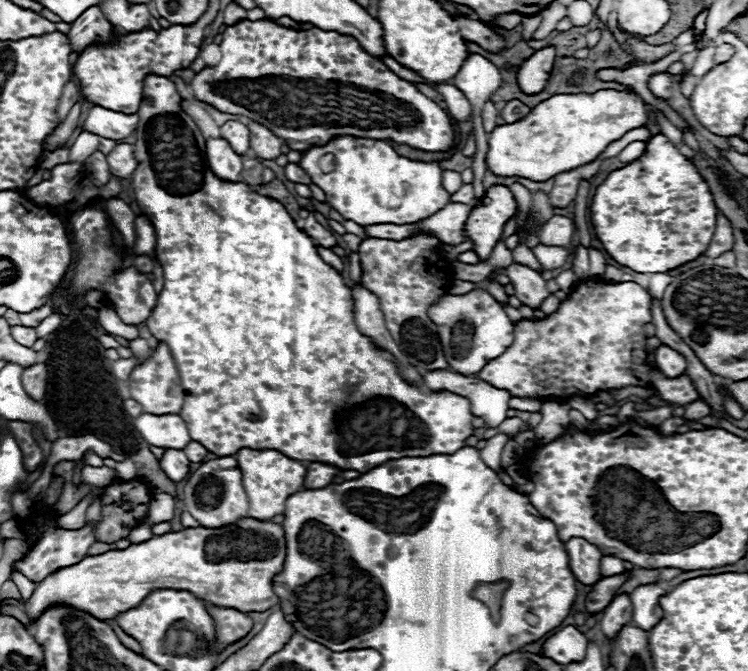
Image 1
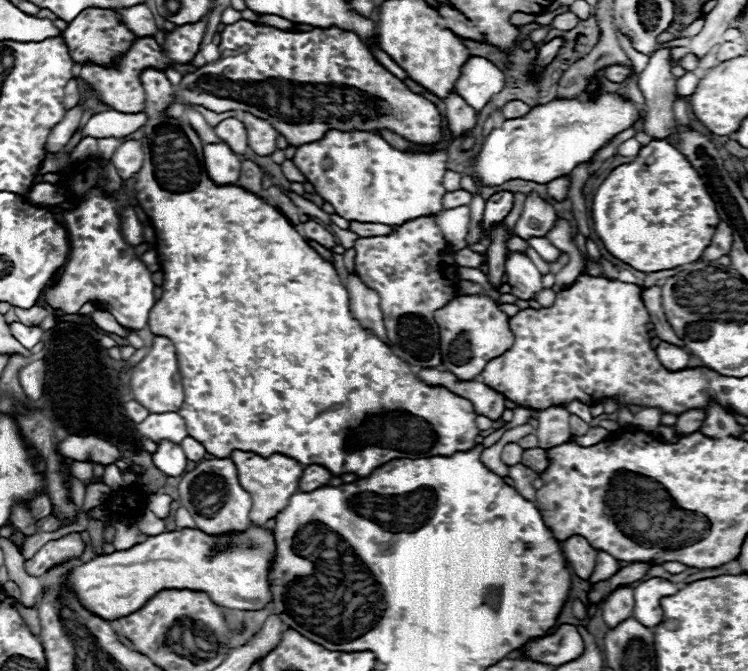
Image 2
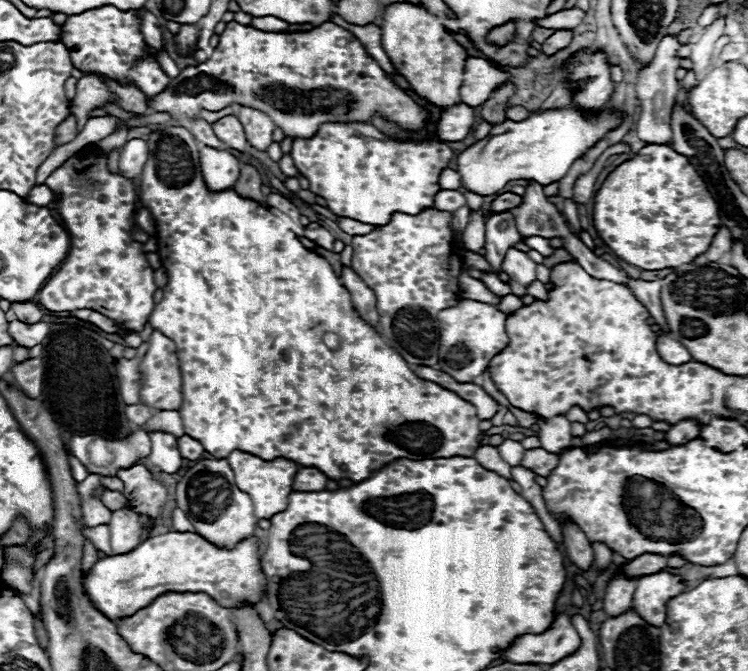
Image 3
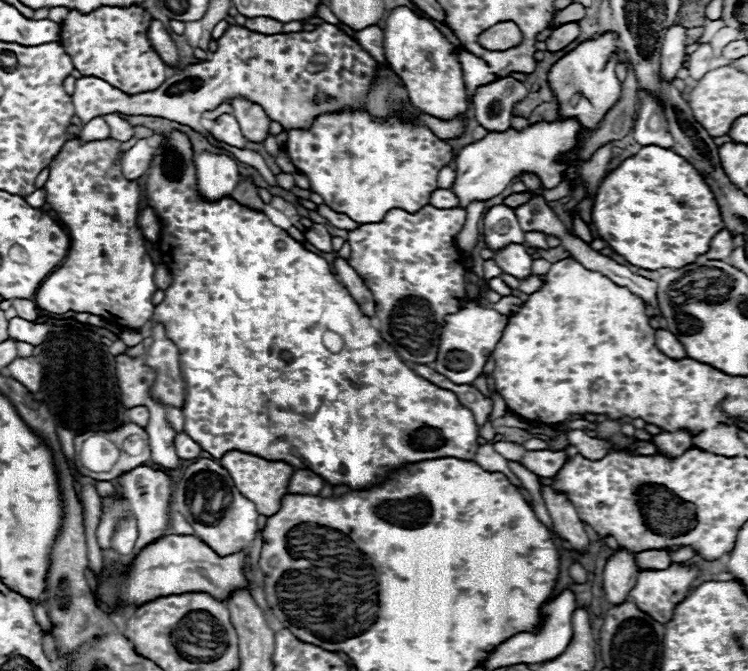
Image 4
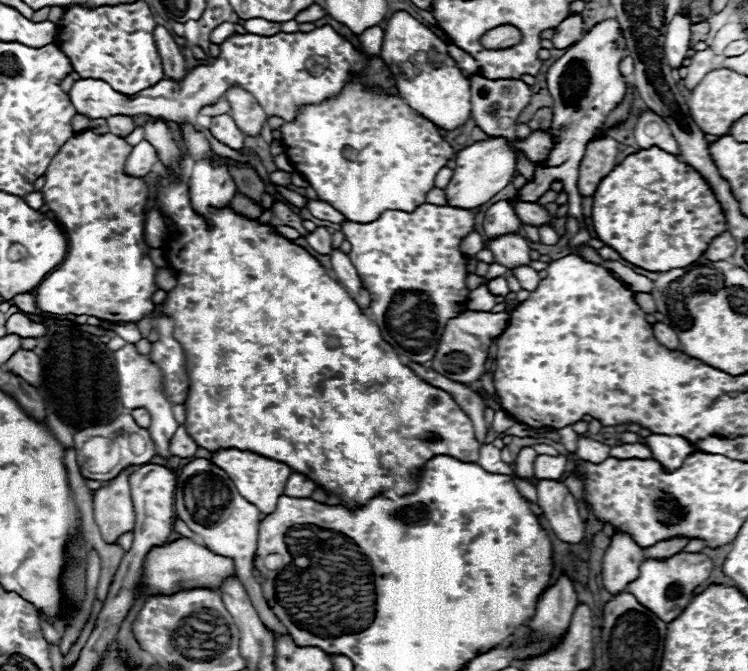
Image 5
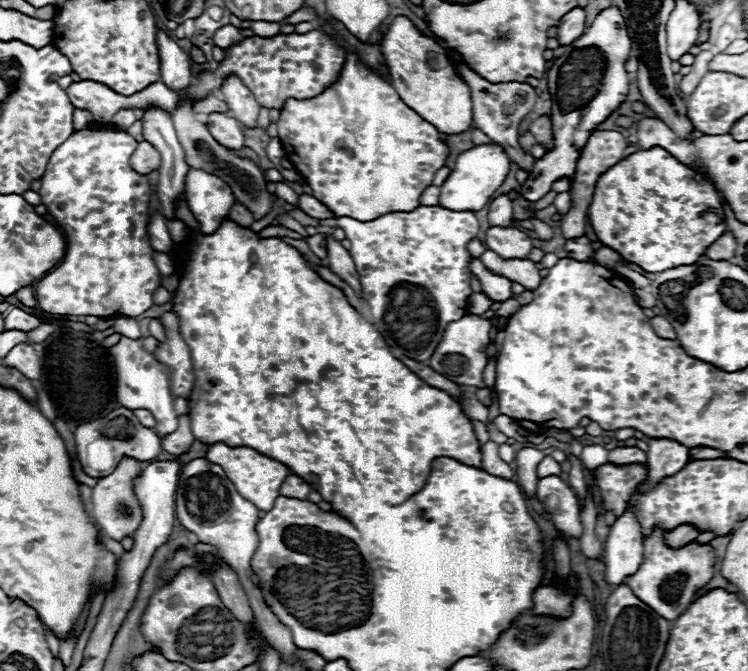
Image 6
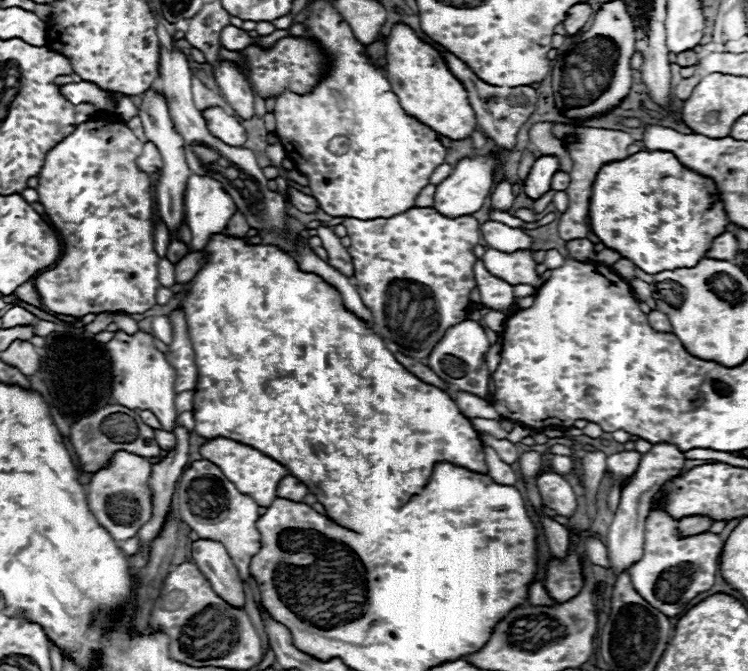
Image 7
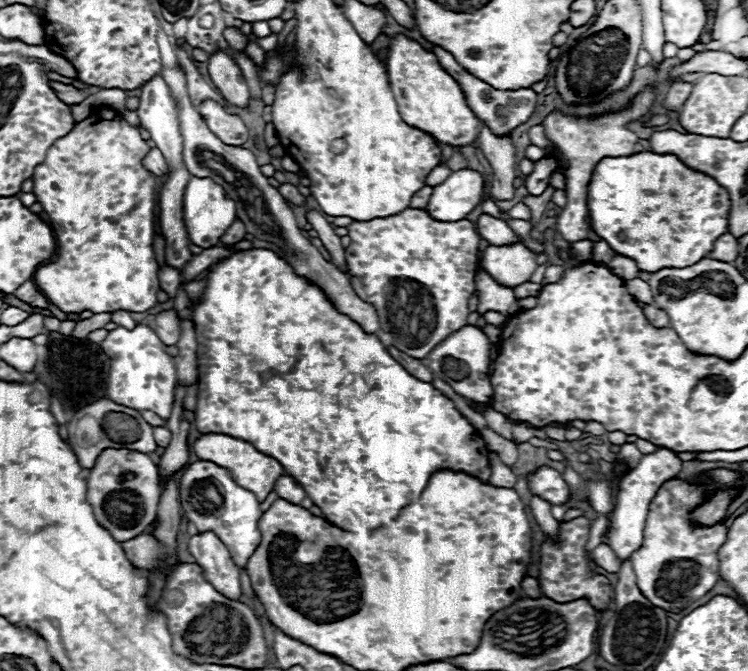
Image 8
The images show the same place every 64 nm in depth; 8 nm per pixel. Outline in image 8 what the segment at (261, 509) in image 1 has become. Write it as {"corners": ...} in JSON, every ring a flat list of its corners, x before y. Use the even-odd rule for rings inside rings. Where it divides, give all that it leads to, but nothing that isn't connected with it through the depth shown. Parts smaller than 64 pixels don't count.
{"corners":[[214,432,200,434,200,438,194,442,192,448,200,460,208,460,208,462,228,468,232,472,232,476,236,478,236,482,240,486,244,486,246,490,250,490,252,494,256,494,256,498,260,502,274,490,274,482,284,474,284,468,278,460,258,452,250,442,244,442,240,438,232,438,226,434,214,434]]}

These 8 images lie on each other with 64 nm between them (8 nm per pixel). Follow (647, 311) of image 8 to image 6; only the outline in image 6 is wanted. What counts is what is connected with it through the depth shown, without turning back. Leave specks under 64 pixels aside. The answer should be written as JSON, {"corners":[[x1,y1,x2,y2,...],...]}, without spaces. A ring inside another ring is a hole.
{"corners":[[654,316,654,318,650,318,650,324,652,324,652,328,656,330,658,336,662,336,662,338,676,338,676,332,674,332,672,324,670,324,664,316]]}

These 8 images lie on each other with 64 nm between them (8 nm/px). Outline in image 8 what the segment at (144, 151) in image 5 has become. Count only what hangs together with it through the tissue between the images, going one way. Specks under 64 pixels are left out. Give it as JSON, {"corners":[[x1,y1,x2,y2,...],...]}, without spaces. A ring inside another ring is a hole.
{"corners":[[150,148,148,156,144,158,144,166,156,174,156,176,164,176,168,172,168,164,166,164,166,158,162,156,162,152,158,148]]}

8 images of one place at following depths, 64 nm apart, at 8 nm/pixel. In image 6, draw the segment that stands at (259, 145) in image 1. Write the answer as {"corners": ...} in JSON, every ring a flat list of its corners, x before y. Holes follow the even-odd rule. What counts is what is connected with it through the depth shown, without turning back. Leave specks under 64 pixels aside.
{"corners":[[230,74,222,82,222,92,224,92,224,102,234,112,234,118,242,126,256,126,260,104,236,74]]}

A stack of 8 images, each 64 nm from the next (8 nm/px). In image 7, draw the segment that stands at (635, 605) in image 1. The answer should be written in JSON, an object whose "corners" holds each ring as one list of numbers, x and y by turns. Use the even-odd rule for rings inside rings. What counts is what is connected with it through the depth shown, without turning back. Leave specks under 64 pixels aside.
{"corners":[[664,506,650,510,644,532,644,554,630,566,636,592,668,616,678,616,702,592,710,590,718,572,718,556,722,550,720,534,696,534,682,538,678,534,678,518,672,518]]}

